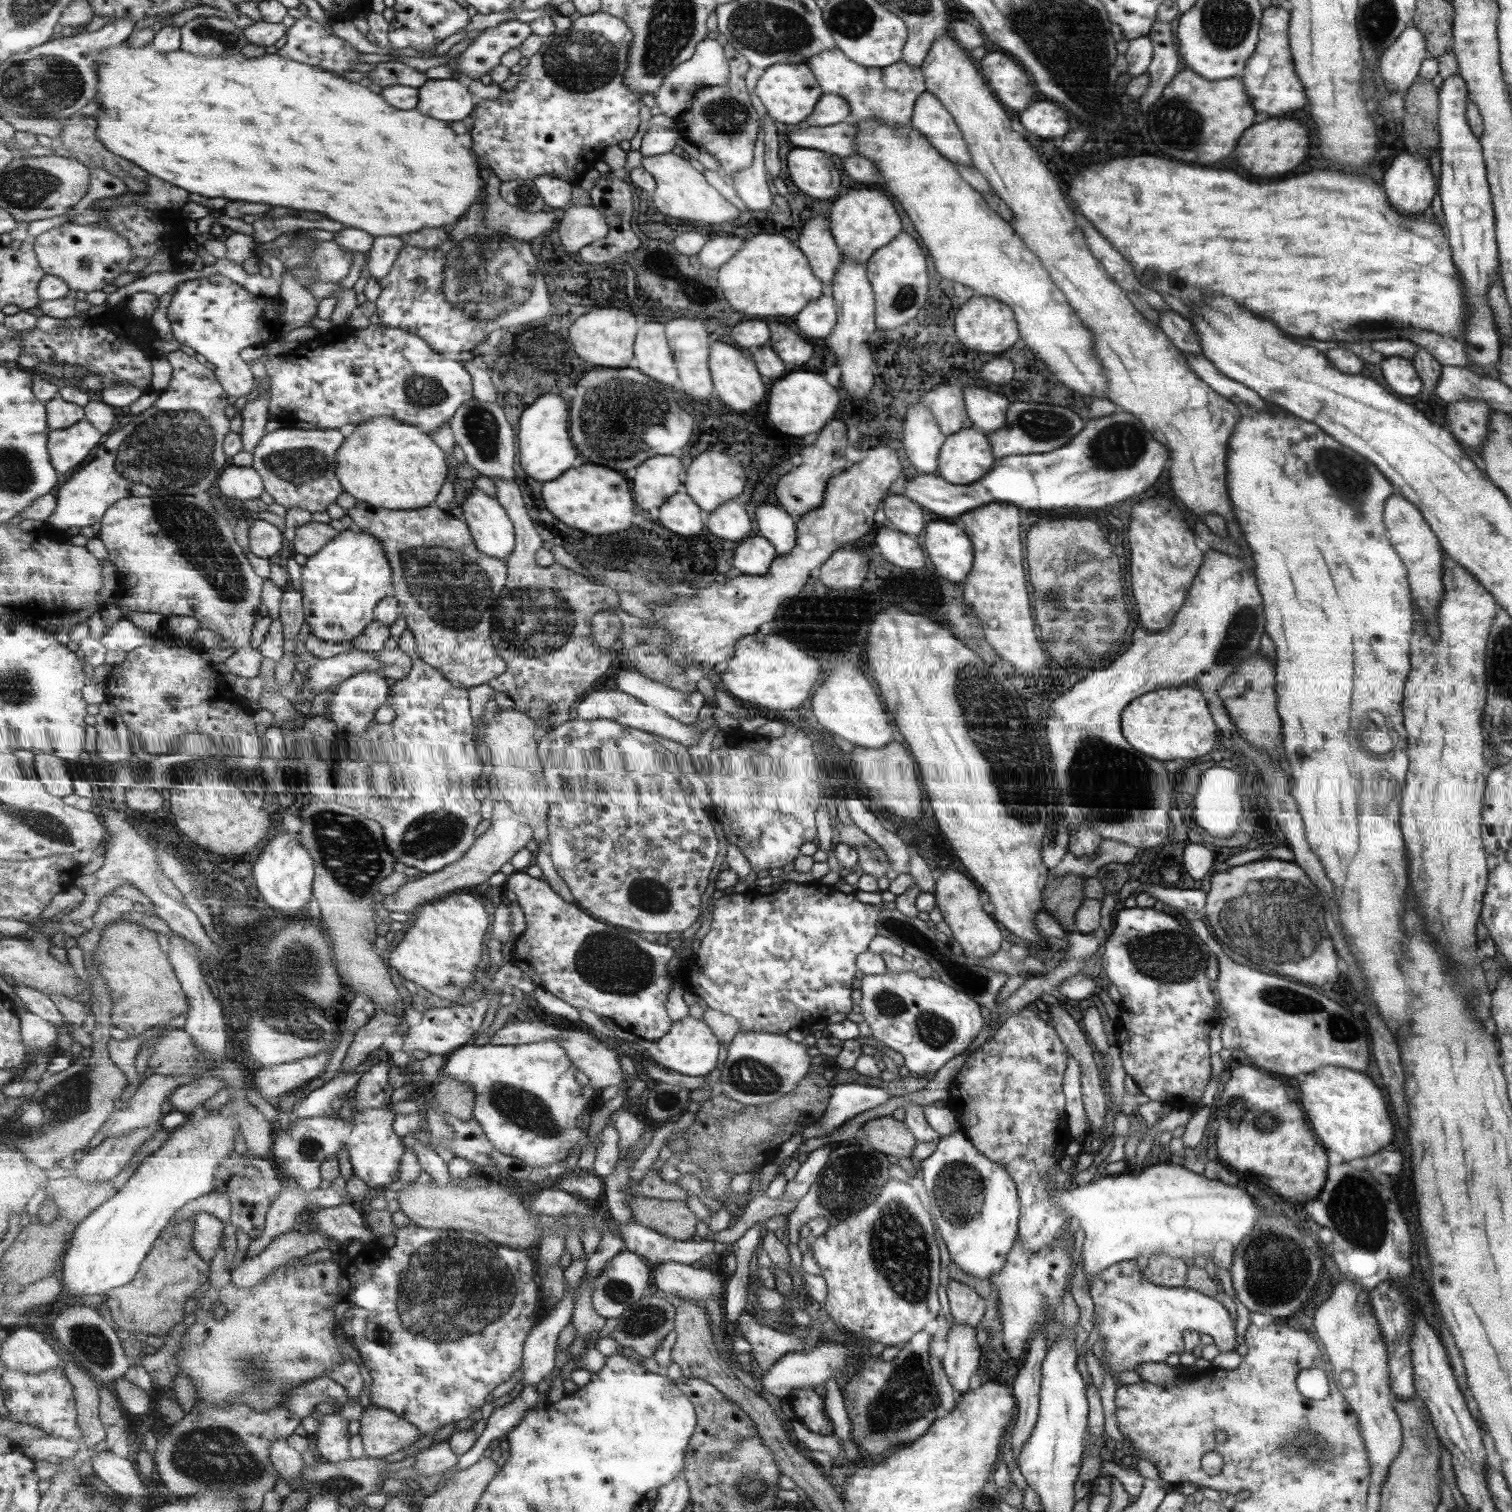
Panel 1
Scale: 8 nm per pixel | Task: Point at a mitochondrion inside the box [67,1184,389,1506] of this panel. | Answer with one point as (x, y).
(211, 1454)

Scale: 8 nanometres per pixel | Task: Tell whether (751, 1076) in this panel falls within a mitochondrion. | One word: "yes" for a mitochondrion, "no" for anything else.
yes

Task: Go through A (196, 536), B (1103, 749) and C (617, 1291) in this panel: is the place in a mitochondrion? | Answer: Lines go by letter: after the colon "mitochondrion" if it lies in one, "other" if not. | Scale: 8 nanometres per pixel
A: mitochondrion
B: mitochondrion
C: mitochondrion

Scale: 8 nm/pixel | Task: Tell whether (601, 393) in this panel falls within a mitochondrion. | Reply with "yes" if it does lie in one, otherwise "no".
yes

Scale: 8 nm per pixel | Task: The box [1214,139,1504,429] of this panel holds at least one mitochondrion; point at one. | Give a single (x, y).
(1370, 327)

